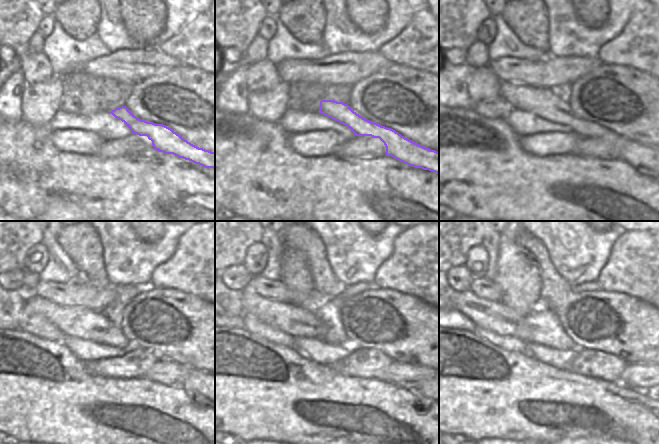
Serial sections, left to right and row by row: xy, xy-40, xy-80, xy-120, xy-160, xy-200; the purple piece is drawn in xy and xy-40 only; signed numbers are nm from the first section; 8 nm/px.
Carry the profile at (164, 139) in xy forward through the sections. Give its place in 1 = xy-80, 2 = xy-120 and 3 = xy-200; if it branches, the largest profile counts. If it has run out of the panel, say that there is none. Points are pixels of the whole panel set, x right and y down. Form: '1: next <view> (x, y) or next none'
1: next xy-80 (546, 103)
2: next xy-120 (75, 321)
3: next xy-200 (493, 315)

